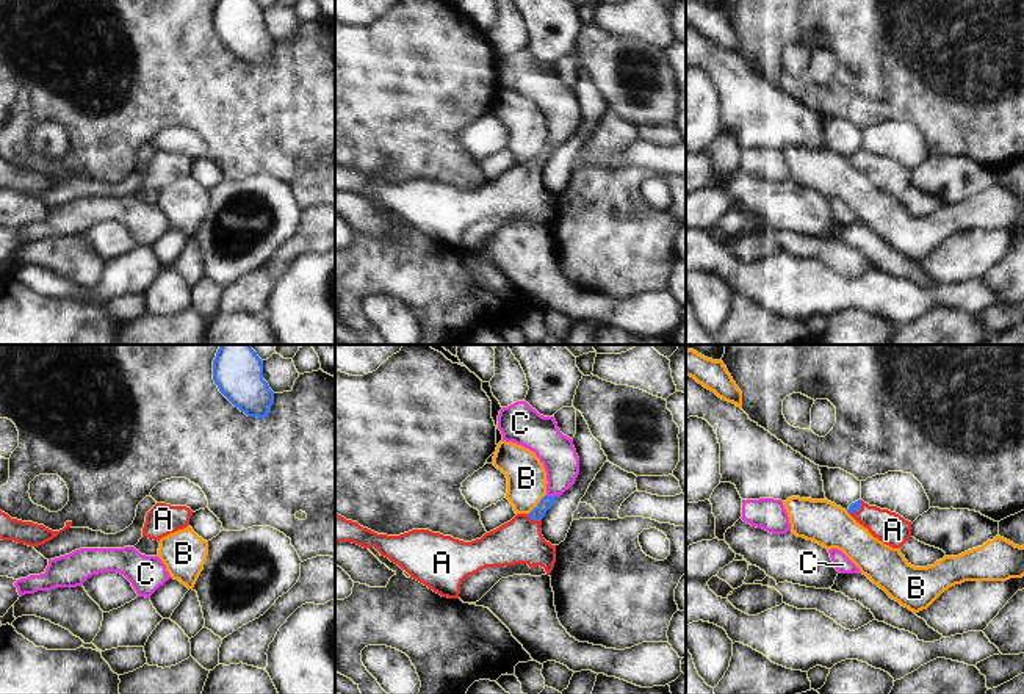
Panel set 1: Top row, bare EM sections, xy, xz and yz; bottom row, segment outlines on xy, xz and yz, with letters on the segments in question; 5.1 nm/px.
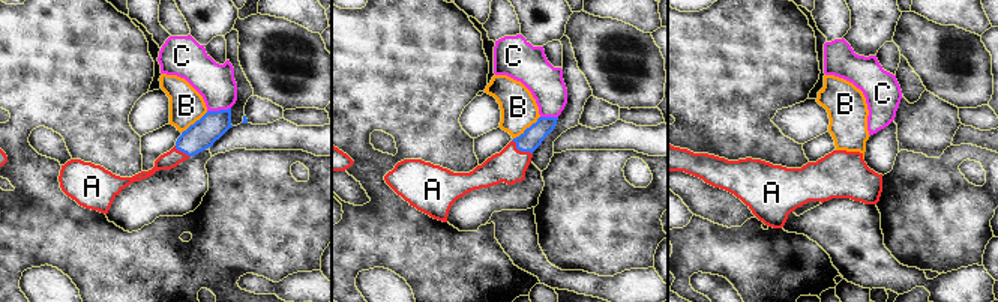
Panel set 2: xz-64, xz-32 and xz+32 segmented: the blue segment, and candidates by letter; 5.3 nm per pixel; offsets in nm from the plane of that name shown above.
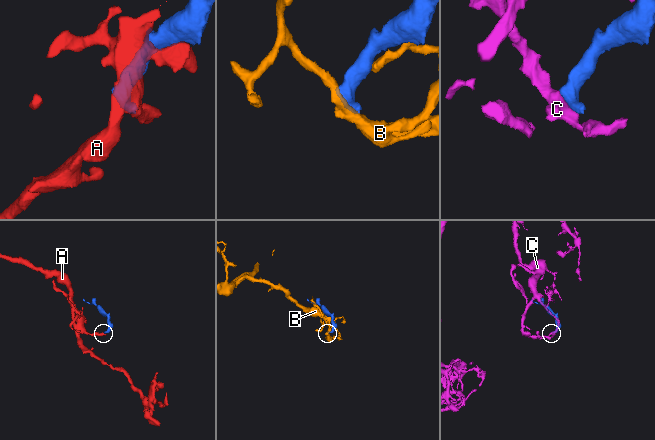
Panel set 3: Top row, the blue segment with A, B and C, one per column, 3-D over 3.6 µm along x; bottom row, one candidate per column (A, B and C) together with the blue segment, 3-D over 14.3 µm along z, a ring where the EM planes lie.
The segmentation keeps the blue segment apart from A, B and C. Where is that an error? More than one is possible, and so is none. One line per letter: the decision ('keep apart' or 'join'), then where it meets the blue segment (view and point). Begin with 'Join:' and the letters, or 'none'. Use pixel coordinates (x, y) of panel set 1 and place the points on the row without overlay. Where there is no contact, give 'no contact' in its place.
Join: A
A: join; meets blue in xz at (534, 168)
B: keep apart; meets blue in xz at (539, 152)
C: keep apart; meets blue in xz at (555, 144)

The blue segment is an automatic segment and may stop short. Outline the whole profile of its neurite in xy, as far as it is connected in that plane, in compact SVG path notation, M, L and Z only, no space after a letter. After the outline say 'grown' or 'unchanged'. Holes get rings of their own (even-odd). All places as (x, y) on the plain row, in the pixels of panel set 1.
M218 0L213 9L213 30L247 66L268 66L274 41L263 28L263 9L255 0Z | unchanged

